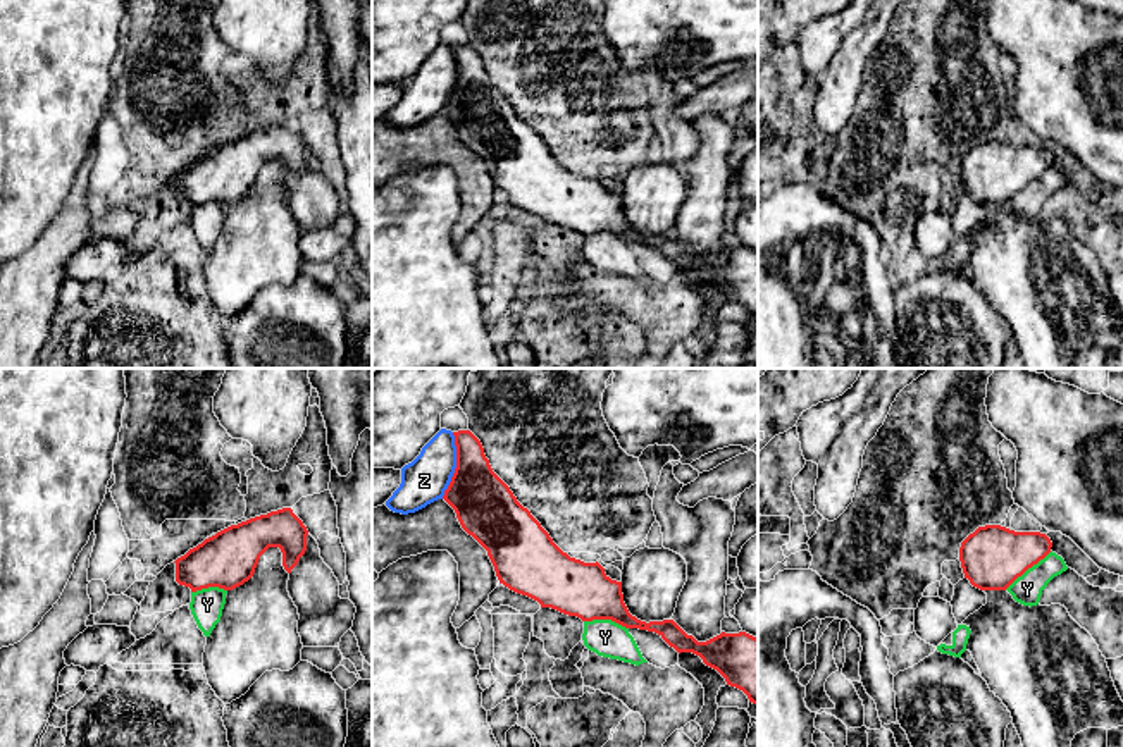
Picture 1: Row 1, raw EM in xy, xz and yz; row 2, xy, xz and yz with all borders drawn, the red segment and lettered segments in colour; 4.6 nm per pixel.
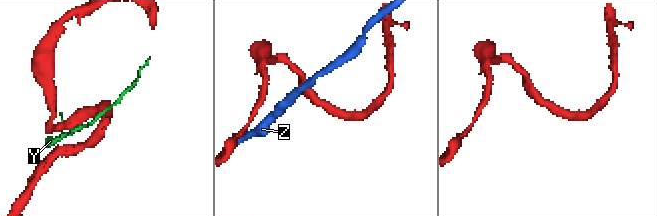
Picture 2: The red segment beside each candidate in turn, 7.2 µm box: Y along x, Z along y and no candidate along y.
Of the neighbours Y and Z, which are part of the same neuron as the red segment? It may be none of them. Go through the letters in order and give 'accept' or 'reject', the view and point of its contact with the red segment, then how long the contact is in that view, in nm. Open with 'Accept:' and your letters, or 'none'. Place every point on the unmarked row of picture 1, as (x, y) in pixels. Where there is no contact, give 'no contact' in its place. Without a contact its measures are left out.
Accept: none
Y: reject; contact yz (1027, 183); length 280 nm
Z: reject; contact xz (457, 80); length 320 nm

